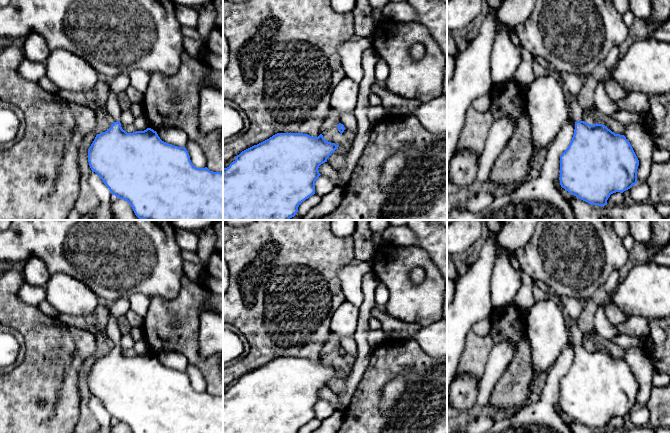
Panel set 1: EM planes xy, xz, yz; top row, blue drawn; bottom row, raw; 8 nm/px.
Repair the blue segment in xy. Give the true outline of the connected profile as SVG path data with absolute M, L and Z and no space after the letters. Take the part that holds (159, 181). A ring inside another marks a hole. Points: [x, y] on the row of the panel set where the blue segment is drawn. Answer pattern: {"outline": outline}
{"outline": "M129 73L119 74L111 79L106 112L112 118L113 124L107 131L97 134L88 149L88 162L92 172L102 179L111 194L118 199L126 200L139 219L223 220L223 173L210 171L207 167L195 167L185 147L162 141L157 132L151 128L134 133L127 133L122 129L120 123L122 110L118 105L117 96L125 92L130 85Z"}

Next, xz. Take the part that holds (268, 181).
{"outline": "M287 132L277 133L269 139L242 151L227 168L223 168L223 220L289 220L294 217L298 212L299 205L315 194L315 181L321 175L318 171L319 166L327 162L329 156L338 147L339 145L326 141L322 134L318 137L312 137L308 134Z"}

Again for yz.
{"outline": "M536 57L534 60L543 66L548 73L555 74L558 78L563 79L571 94L571 104L569 108L571 117L575 121L575 129L568 148L560 156L560 185L572 195L591 205L605 206L611 194L616 192L623 193L638 182L637 169L639 166L639 160L630 142L624 135L615 134L603 124L596 123L591 125L584 121L585 109L579 106L577 96L589 75L575 75L558 70L553 61L542 57Z"}

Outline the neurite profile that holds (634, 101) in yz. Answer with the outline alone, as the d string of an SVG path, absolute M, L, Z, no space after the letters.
M627 92L624 99L617 102L621 110L646 113L650 109L650 97L642 92Z

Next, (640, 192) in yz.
M637 182L630 188L630 195L635 203L643 203L649 201L650 188L647 182Z

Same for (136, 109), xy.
M131 103L129 109L134 118L145 116L142 103Z

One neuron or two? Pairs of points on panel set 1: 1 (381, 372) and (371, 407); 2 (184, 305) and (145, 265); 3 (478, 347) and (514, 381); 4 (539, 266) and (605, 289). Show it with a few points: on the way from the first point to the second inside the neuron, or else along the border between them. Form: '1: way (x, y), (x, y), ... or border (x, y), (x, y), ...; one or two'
1: way (373, 381), (371, 384), (371, 398); one
2: border (184, 275), (179, 294), (175, 298), (152, 297); two
3: way (497, 337), (512, 337), (520, 345), (520, 362); one
4: border (616, 270), (610, 274), (609, 280), (590, 298); two

